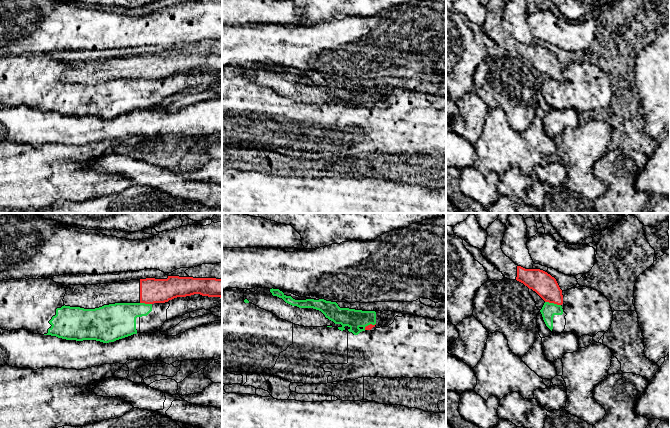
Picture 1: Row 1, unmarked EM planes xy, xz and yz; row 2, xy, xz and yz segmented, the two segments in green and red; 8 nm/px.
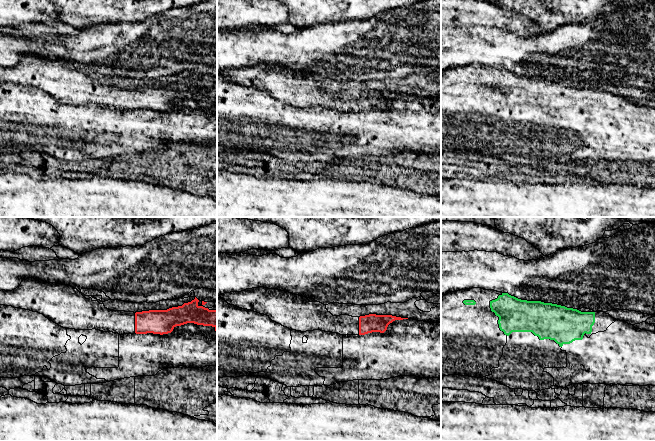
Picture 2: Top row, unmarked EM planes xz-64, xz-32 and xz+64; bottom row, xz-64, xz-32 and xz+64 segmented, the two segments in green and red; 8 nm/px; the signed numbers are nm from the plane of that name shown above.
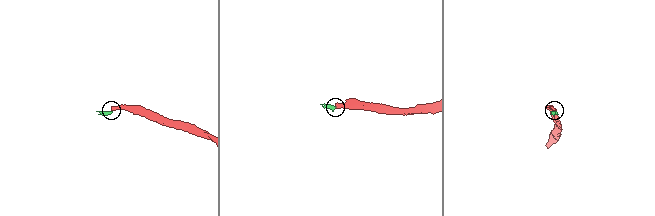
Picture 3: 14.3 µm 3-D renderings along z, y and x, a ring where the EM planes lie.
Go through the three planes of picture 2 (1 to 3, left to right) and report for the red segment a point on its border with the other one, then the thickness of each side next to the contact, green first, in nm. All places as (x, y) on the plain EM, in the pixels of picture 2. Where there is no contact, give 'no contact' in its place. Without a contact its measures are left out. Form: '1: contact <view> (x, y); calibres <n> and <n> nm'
1: no contact
2: no contact
3: no contact

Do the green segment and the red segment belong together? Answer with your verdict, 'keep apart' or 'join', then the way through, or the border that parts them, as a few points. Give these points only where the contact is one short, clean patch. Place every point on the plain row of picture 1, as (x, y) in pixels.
keep apart | along yz (545, 77), (560, 81)

